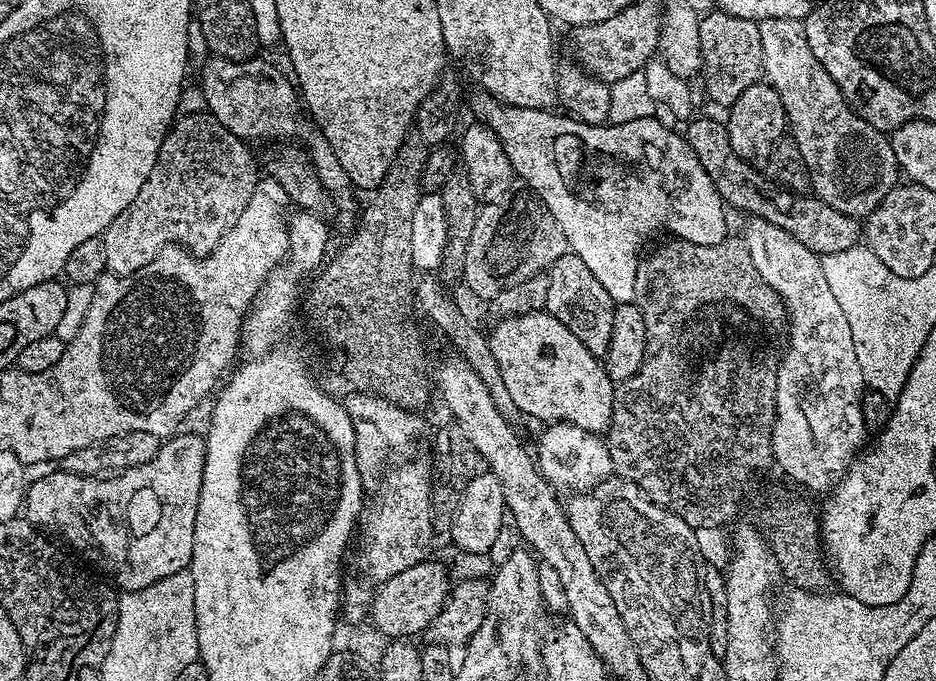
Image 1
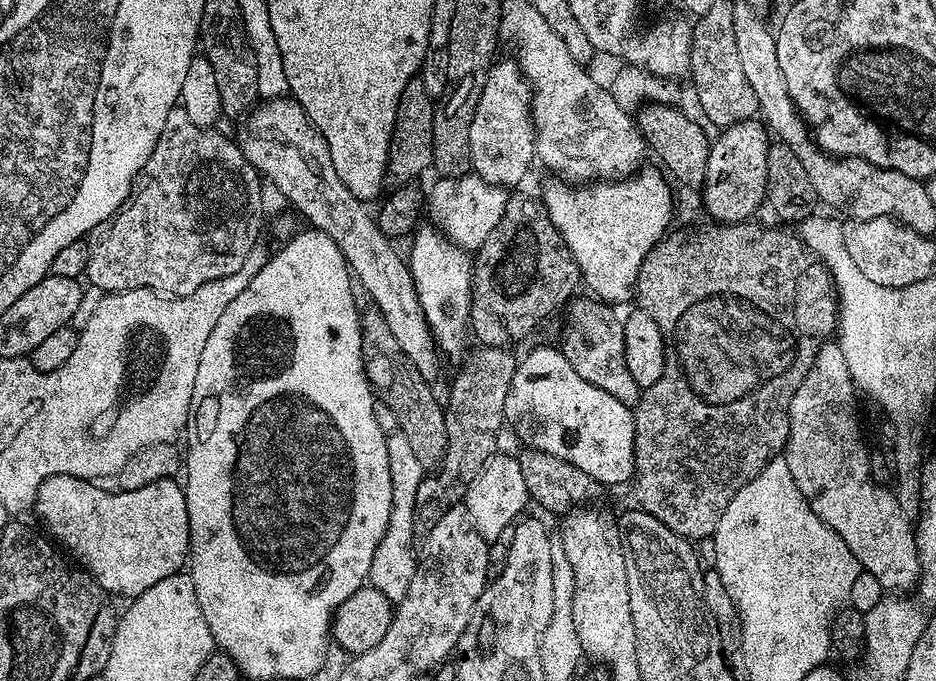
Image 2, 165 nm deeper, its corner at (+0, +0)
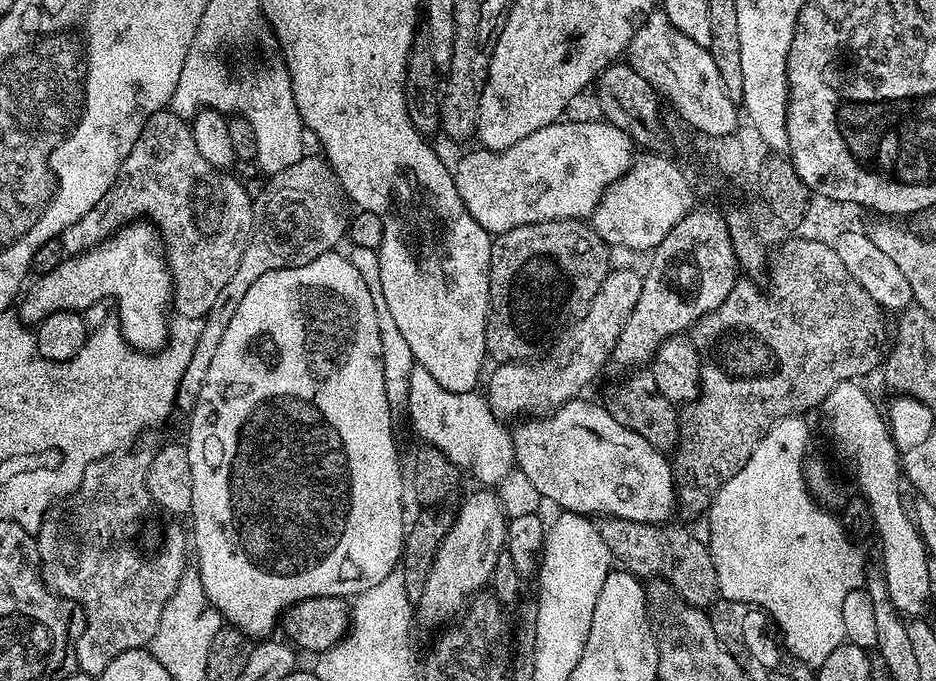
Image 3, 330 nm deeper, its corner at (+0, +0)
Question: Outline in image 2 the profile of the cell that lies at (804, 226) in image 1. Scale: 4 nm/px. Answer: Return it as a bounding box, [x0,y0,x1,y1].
[638,103,710,189]

